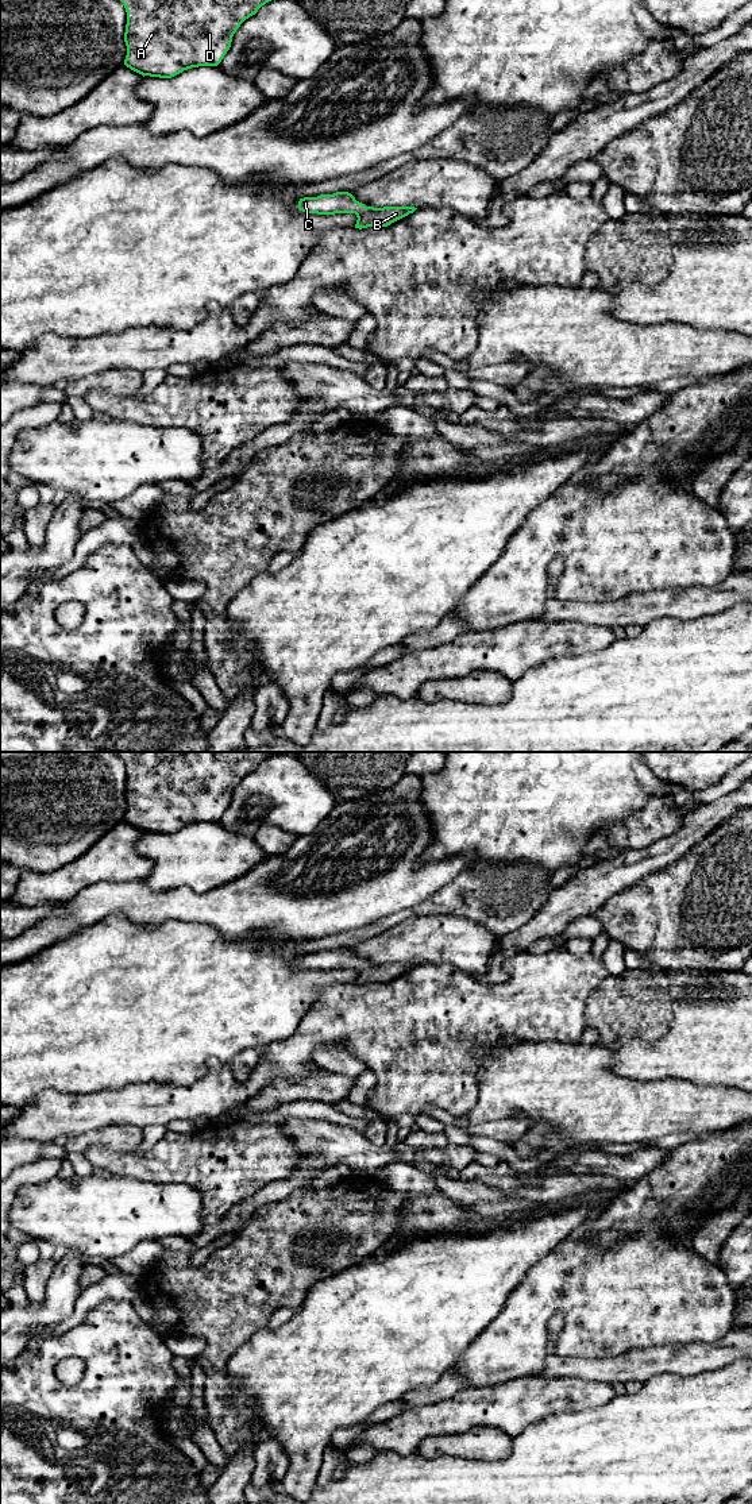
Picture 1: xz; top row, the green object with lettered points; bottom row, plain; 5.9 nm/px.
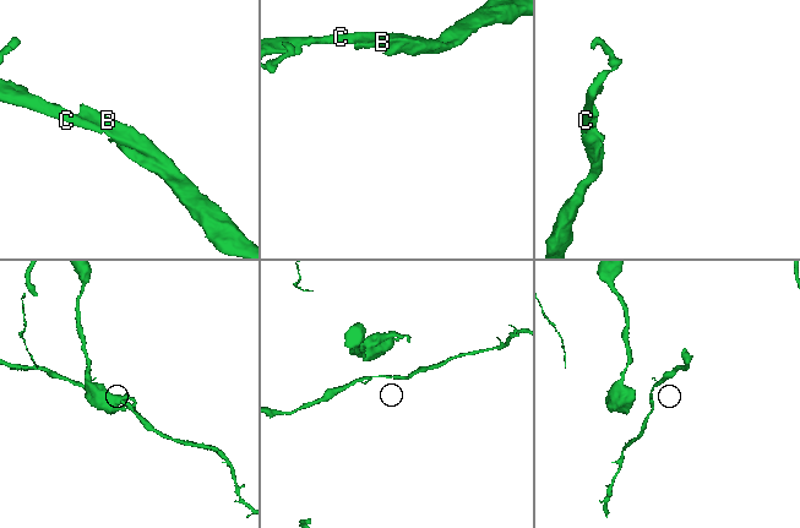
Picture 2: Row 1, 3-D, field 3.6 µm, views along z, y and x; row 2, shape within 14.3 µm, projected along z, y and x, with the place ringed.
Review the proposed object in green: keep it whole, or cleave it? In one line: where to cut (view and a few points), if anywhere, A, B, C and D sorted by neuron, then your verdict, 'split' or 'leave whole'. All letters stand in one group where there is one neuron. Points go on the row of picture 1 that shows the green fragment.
cut none; groups A B C D; leave whole

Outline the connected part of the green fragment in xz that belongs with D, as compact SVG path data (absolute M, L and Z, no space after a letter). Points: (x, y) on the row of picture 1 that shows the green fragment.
M120 0L127 12L124 65L150 77L171 78L198 66L217 66L240 24L271 0Z

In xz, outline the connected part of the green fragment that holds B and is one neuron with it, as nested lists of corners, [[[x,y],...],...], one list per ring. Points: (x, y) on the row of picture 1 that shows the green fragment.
[[[348,192],[304,197],[298,201],[298,209],[306,213],[335,215],[355,213],[358,220],[355,228],[387,227],[392,223],[413,213],[414,207],[383,207],[374,208],[355,200]]]

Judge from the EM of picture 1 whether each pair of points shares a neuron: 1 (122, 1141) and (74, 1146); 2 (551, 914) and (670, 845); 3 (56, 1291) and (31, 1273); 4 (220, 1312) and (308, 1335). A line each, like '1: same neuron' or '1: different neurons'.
1: same neuron
2: same neuron
3: different neurons
4: different neurons

